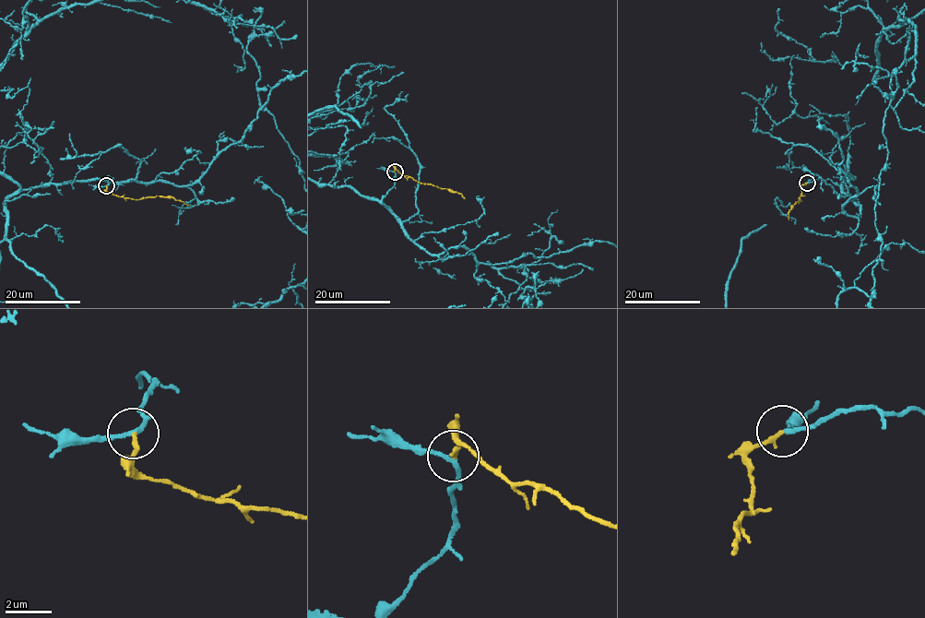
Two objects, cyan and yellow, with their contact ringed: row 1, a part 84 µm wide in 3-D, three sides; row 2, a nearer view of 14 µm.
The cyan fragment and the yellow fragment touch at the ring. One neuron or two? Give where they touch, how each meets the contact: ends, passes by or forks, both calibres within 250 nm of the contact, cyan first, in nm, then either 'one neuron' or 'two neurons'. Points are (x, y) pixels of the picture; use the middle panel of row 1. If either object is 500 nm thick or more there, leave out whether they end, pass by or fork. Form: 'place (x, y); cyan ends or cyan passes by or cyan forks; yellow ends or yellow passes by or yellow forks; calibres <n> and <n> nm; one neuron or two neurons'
place (395, 172); cyan passes by; yellow ends; calibres 180 and 190 nm; one neuron

